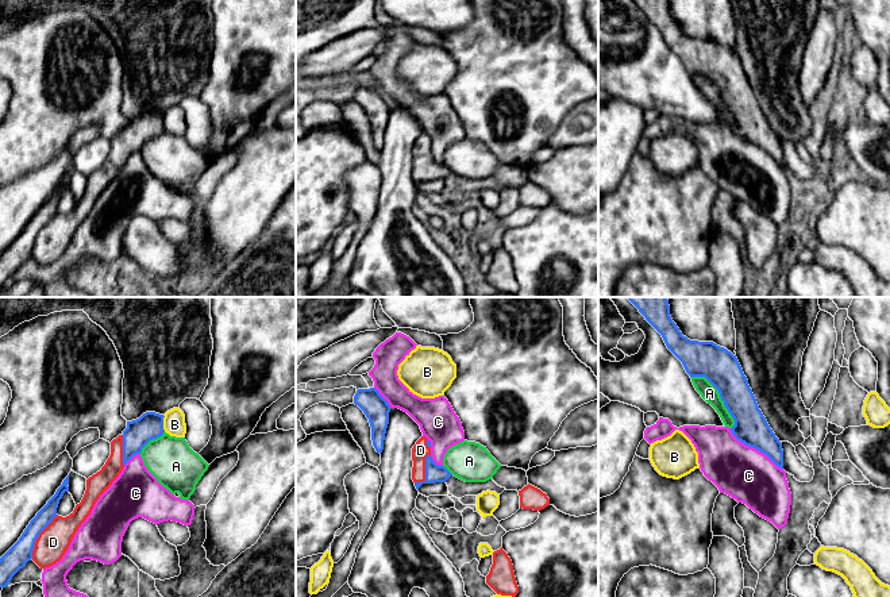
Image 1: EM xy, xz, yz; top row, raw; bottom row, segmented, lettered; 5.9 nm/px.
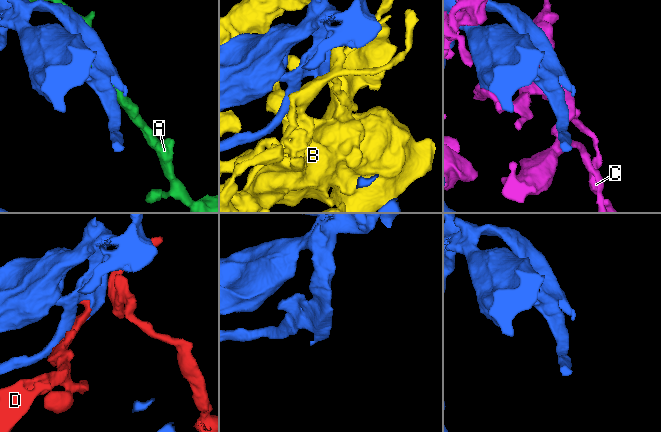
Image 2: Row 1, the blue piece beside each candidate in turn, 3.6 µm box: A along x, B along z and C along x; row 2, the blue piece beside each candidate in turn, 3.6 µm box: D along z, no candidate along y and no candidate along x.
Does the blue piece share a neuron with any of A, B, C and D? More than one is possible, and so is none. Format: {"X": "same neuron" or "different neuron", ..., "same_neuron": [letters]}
{"A": "different neuron", "B": "different neuron", "C": "different neuron", "D": "same neuron", "same_neuron": ["D"]}

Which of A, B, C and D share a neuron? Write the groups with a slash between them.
A / B / C / D

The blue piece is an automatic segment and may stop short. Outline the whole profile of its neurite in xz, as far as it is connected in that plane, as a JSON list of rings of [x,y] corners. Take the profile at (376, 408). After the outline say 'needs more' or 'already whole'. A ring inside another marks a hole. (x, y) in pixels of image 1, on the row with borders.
[[[375,388],[358,389],[354,396],[354,404],[358,405],[369,419],[373,446],[375,451],[381,454],[389,424],[390,405]]]; already whole

